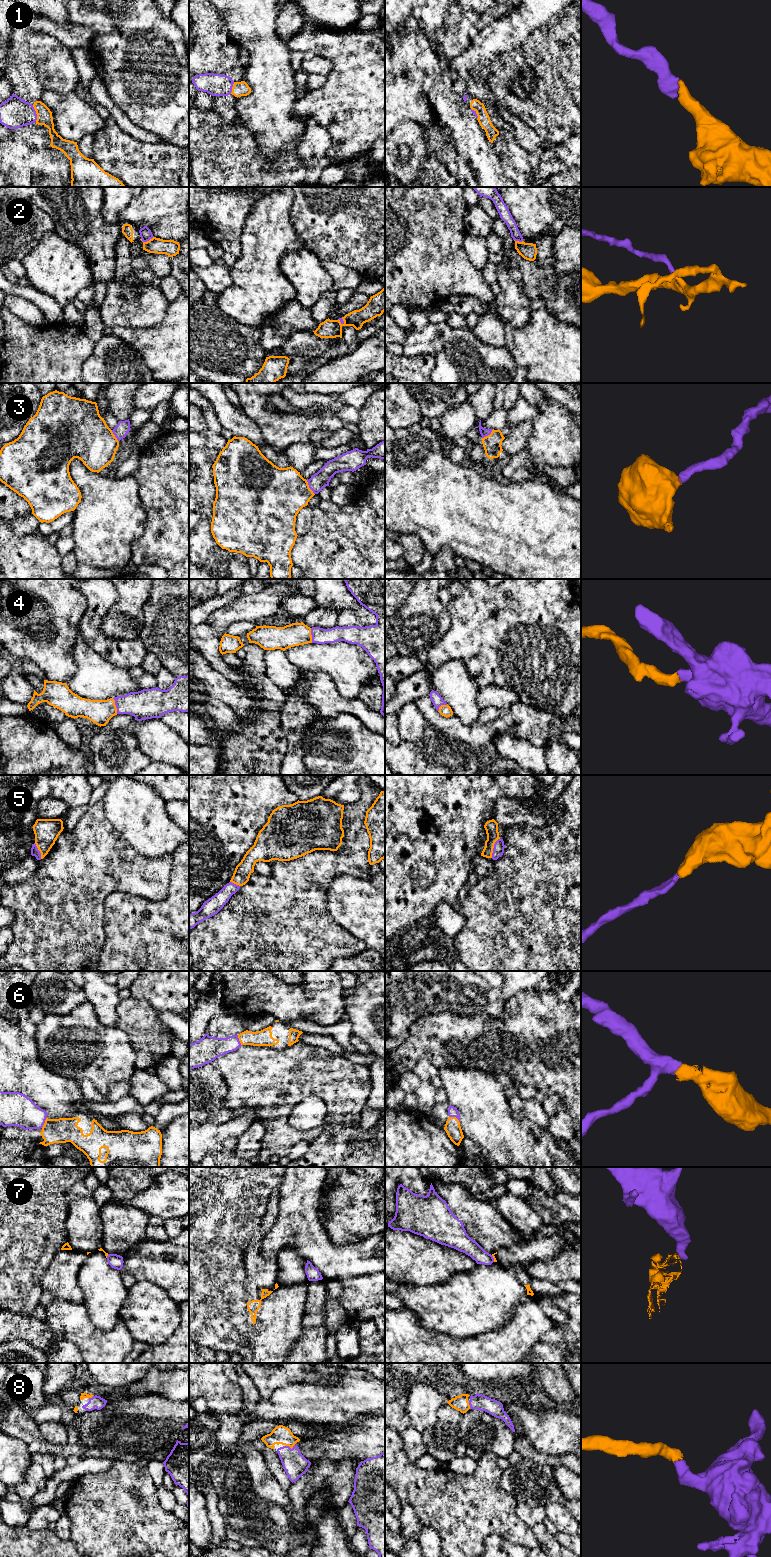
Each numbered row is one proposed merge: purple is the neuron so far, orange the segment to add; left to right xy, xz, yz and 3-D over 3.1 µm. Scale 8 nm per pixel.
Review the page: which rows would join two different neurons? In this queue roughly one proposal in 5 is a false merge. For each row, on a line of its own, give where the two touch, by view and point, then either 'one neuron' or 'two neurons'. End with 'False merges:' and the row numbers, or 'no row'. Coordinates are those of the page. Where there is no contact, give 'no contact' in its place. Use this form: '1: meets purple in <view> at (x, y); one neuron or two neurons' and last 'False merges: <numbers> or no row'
1: meets purple in xy at (35, 113); one neuron
2: meets purple in xy at (147, 240); two neurons
3: meets purple in xz at (309, 487); one neuron
4: meets purple in xy at (116, 706); one neuron
5: meets purple in yz at (493, 848); one neuron
6: meets purple in yz at (455, 1116); one neuron
7: meets purple in yz at (493, 1258); two neurons
8: meets purple in xz at (290, 1448); one neuron
False merges: 2, 7

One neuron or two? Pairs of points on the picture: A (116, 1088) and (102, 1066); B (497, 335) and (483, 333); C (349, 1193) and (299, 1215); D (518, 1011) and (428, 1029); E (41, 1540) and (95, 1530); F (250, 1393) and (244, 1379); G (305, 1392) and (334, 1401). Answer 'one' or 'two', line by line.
A: two
B: one
C: two
D: one
E: two
F: one
G: one

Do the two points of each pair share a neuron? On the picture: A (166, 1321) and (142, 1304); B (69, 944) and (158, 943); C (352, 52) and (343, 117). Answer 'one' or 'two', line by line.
A: one
B: two
C: one

